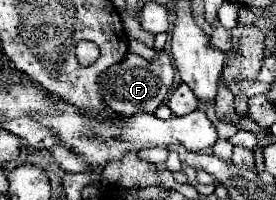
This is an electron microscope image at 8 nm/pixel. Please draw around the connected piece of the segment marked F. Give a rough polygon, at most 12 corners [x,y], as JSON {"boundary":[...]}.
{"boundary":[[165,52],[99,76],[113,112],[153,114],[175,76]]}

